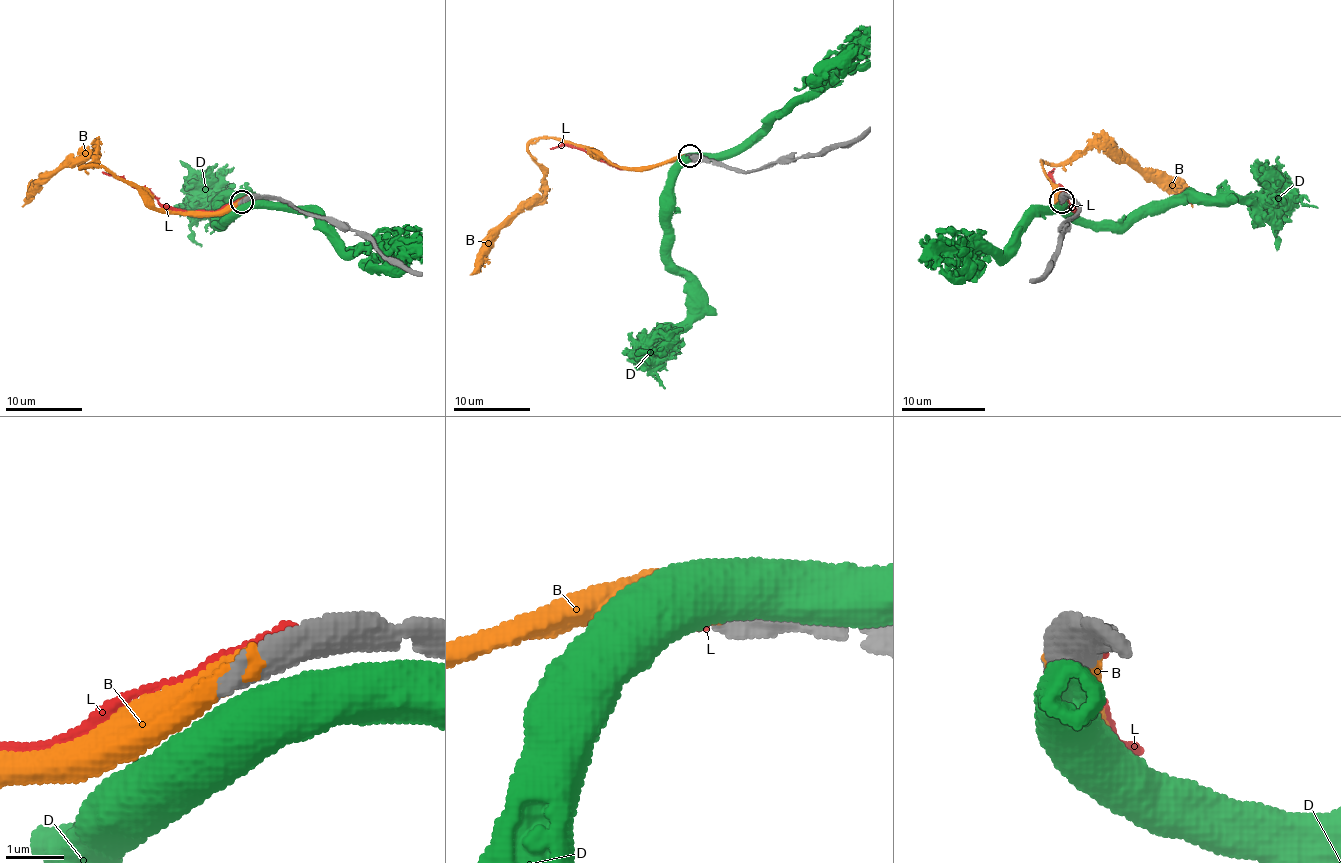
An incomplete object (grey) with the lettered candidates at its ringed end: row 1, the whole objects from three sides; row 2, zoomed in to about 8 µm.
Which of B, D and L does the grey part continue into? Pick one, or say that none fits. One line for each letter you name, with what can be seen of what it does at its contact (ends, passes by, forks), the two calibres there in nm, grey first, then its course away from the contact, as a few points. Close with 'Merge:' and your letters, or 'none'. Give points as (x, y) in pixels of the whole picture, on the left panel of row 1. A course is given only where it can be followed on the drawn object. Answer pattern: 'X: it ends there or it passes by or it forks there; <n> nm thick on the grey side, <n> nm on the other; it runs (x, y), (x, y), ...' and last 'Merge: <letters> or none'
B: it ends there; 650 nm thick on the grey side, 600 nm on the other; it runs (242, 202), (217, 211), (160, 211), (102, 167), (79, 167), (85, 167), (97, 152), (70, 156), (22, 207)
Merge: B

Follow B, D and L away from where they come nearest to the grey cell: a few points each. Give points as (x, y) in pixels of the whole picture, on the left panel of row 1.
B: (242, 202), (217, 211), (160, 211), (102, 167), (79, 167), (85, 167), (97, 152), (70, 156), (22, 207)
D: (242, 204), (225, 221), (221, 219), (221, 206), (240, 198), (219, 198), (194, 223), (190, 234), (202, 246)
L: (248, 198), (227, 204), (215, 211), (183, 211), (164, 207), (144, 188), (102, 171)

